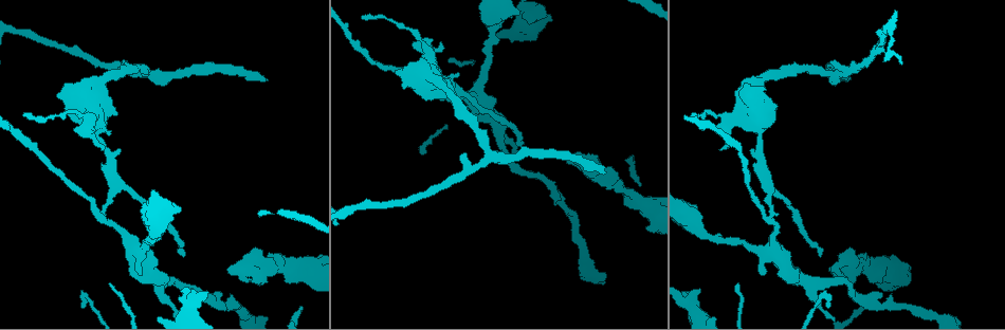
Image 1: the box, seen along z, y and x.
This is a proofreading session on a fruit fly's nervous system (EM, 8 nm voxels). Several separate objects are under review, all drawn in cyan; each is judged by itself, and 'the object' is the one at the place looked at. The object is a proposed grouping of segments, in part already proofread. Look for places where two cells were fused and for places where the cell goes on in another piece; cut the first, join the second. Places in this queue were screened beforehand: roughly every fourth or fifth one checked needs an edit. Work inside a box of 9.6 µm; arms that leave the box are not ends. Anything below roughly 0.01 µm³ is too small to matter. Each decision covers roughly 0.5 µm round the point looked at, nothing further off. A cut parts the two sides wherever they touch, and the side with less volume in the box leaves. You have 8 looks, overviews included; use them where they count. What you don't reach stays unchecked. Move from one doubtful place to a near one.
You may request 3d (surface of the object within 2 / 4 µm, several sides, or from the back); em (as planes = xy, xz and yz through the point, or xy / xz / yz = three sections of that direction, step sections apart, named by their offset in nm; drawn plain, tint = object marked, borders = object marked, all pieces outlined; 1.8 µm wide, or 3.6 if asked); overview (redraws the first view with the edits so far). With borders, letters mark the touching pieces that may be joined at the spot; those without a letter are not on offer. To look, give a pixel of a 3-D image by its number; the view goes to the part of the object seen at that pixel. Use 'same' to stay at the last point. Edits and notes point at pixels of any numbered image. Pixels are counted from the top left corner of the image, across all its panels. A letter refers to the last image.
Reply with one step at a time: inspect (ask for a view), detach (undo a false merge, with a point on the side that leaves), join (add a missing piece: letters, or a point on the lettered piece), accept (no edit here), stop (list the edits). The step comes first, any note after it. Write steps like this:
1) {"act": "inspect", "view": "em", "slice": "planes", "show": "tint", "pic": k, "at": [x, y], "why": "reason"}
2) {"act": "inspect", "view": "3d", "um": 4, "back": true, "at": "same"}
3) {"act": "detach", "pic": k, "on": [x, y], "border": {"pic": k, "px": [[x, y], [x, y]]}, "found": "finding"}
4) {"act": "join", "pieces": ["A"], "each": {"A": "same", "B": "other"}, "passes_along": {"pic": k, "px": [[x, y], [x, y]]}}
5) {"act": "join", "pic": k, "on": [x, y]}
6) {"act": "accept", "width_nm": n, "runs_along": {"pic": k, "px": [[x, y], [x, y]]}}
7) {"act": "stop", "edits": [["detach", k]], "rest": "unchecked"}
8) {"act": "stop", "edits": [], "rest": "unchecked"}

{"act": "inspect", "view": "3d", "um": 2, "pic": 1, "at": [758, 153], "why": "thick turns thin"}

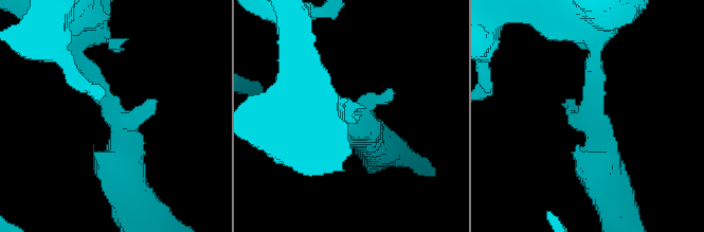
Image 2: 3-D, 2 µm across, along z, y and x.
{"act": "inspect", "view": "em", "slice": "xz", "step": 4, "show": "tint", "pic": 2, "at": [104, 107]}

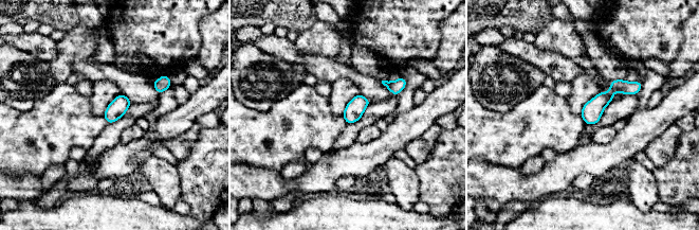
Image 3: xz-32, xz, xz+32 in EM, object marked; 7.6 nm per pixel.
{"act": "inspect", "view": "em", "slice": "xz", "step": 4, "show": "borders", "at": "same", "why": "what lies round it"}

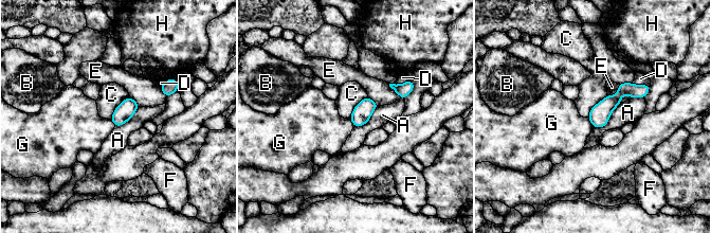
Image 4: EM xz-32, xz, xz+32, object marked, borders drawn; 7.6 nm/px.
{"act": "accept", "each": {"A": "other", "B": "other", "C": "other", "D": "other", "E": "other", "F": "other", "G": "other", "H": "other"}, "border": {"pic": 4, "px": [[607, 95], [593, 107], [587, 117]]}, "found": "all the same cell"}

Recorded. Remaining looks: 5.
{"act": "inspect", "view": "em", "slice": "xy", "step": 4, "show": "tint", "pic": 1, "at": [271, 253], "why": "free end"}

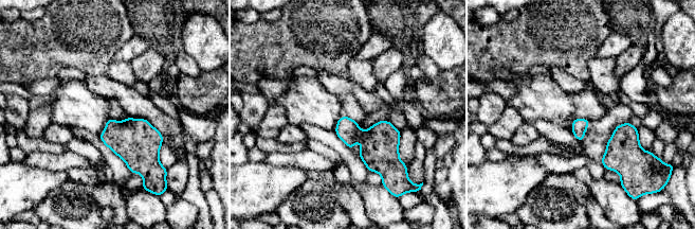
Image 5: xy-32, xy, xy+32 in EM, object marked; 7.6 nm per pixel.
{"act": "inspect", "view": "em", "slice": "planes", "show": "borders", "at": "same", "why": "cut it another way"}

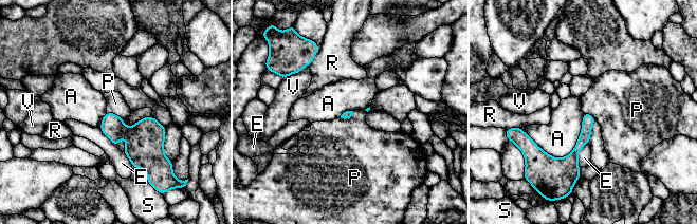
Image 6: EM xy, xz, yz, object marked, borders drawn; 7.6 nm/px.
{"act": "accept", "longest_contact_nm": ["A", 500], "each": {"A": "other", "E": "other", "P": "other", "R": "other", "S": "other", "V": "other"}, "runs_along": {"pic": 6, "px": [[587, 116], [573, 154], [575, 176]]}, "found": "none of them fits"}

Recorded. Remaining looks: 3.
{"act": "inspect", "view": "em", "um": 3.6, "slice": "xy", "step": 8, "show": "borders", "pic": 1, "at": [396, 73], "why": "an open end"}

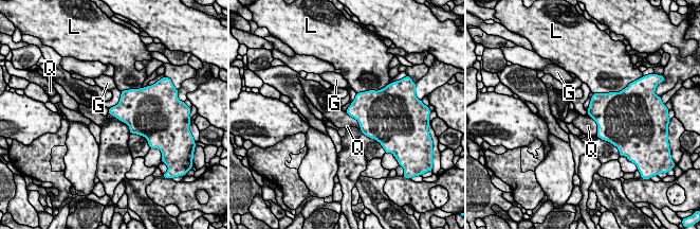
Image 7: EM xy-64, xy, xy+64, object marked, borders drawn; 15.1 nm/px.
{"act": "inspect", "view": "em", "um": 3.6, "slice": "planes", "show": "borders", "at": "same"}

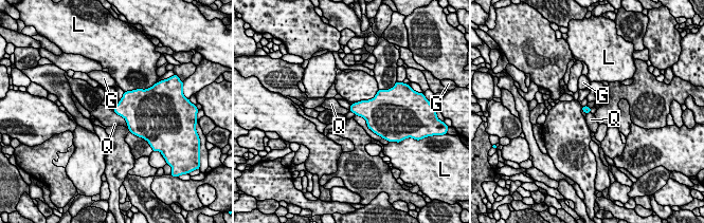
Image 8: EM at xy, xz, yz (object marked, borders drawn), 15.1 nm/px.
{"act": "accept", "each": {"G": "other", "L": "other", "Q": "other"}, "border": {"pic": 8, "px": [[112, 110], [125, 119], [128, 127]]}, "found": "none of them fits"}

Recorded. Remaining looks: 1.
{"act": "stop", "edits": [], "rest": "unchecked"}

